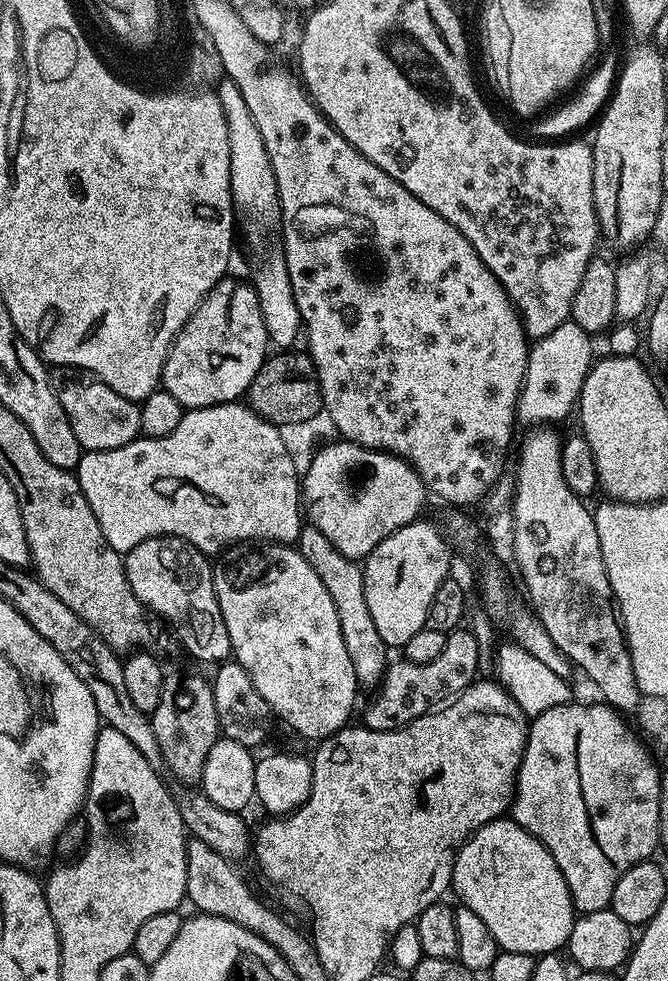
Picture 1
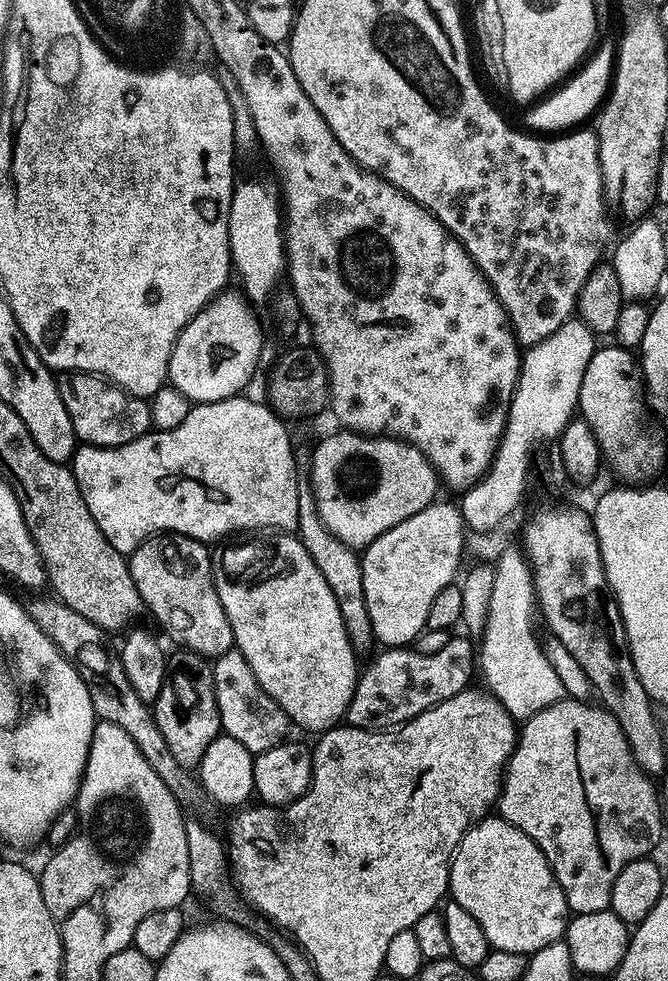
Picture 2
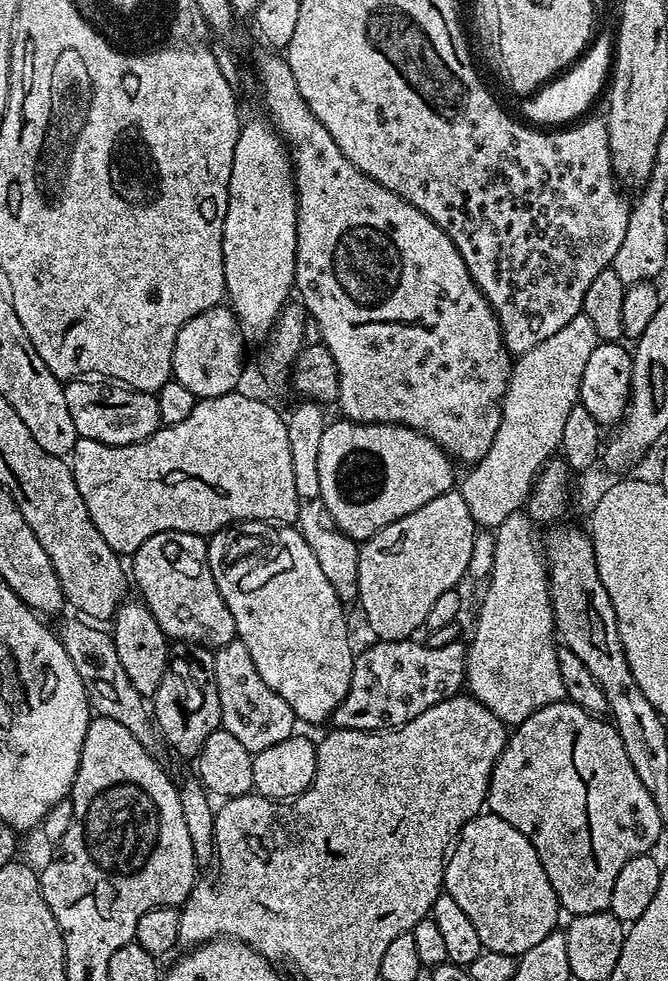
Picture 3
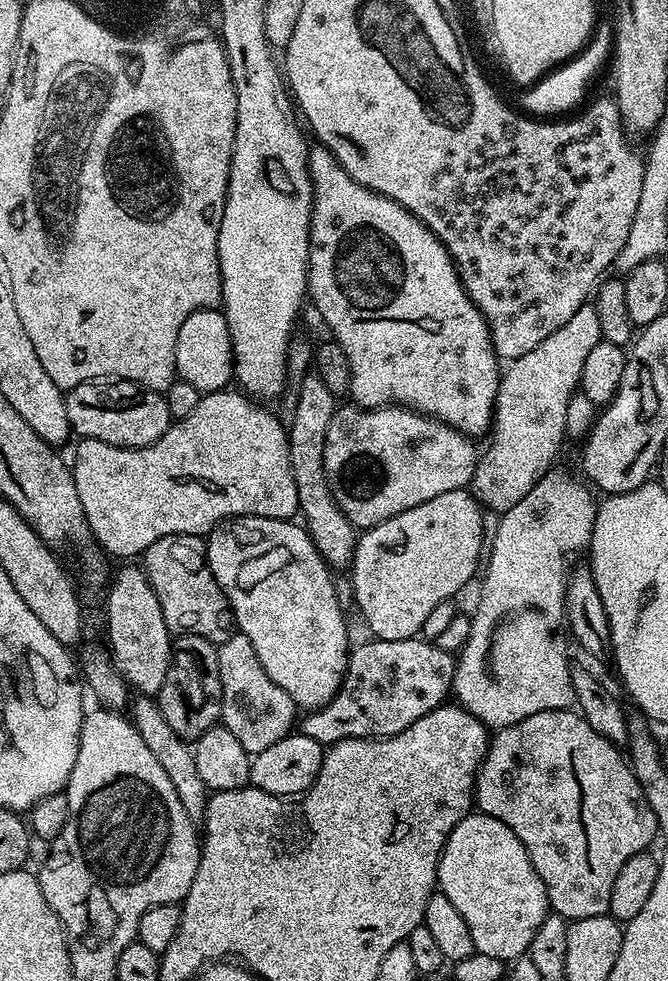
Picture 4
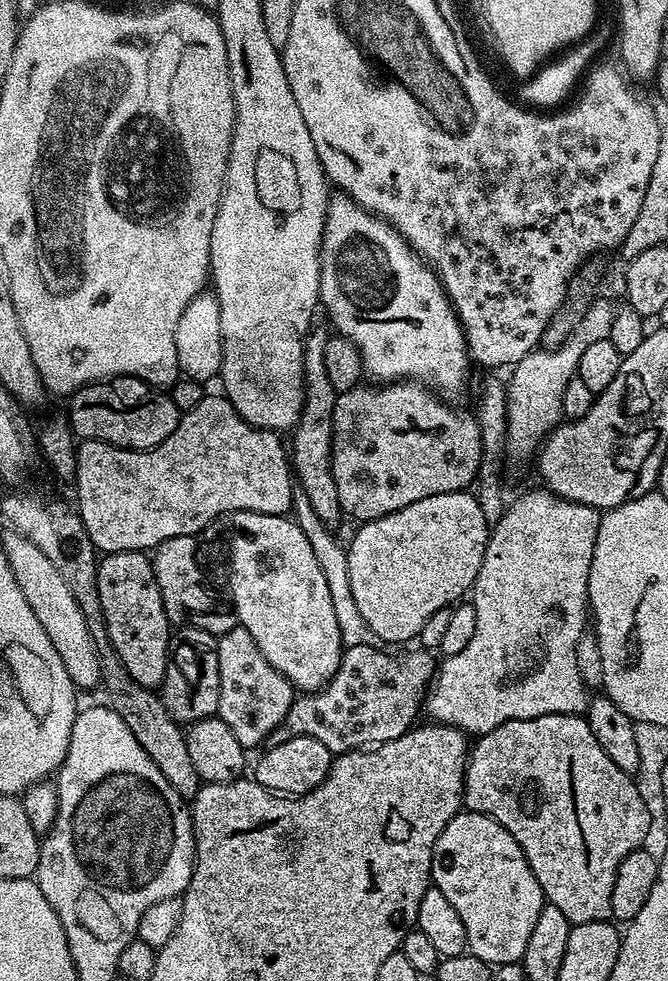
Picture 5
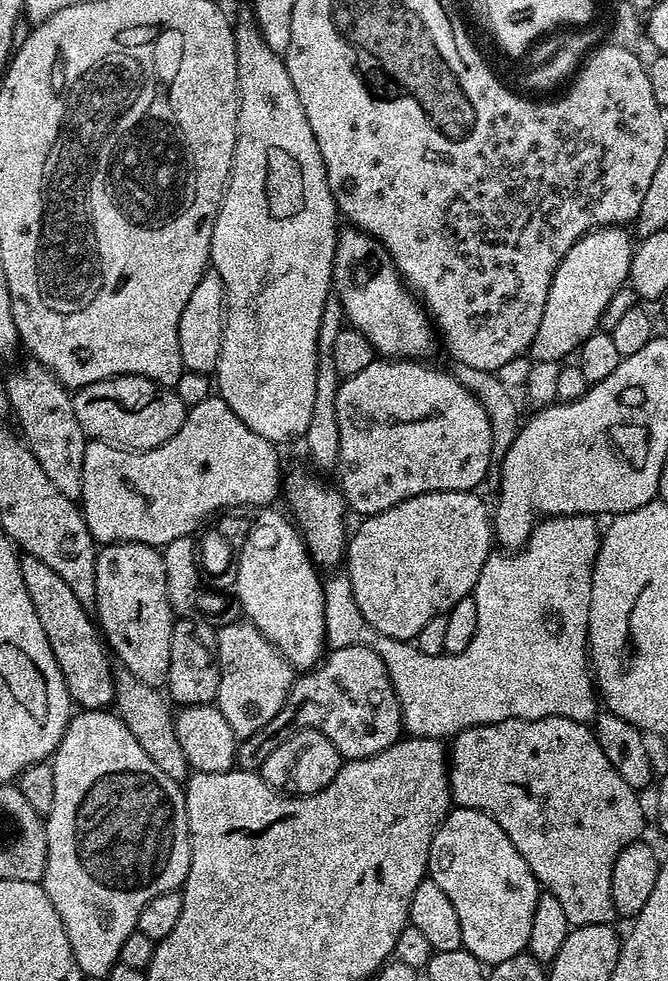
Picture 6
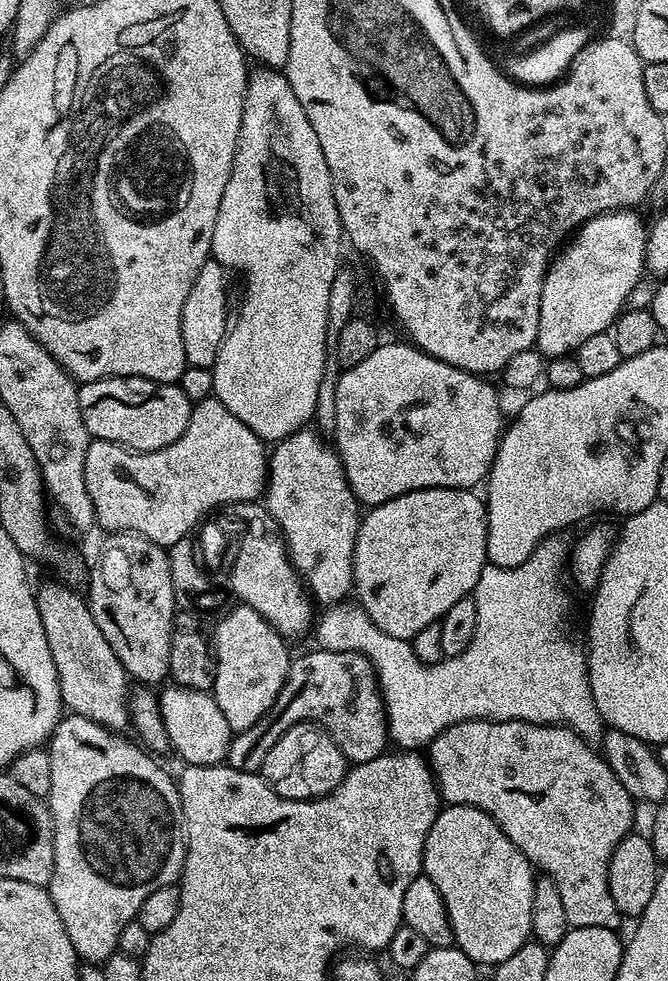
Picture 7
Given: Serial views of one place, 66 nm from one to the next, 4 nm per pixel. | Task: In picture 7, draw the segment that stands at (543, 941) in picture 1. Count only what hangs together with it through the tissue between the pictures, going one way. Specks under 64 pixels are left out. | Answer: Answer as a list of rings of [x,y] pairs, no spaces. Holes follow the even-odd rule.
[[[461,804],[441,807],[434,826],[430,826],[430,834],[426,834],[422,872],[438,886],[438,894],[442,894],[455,947],[461,948],[477,965],[500,965],[530,940],[537,881],[532,863],[482,810]]]

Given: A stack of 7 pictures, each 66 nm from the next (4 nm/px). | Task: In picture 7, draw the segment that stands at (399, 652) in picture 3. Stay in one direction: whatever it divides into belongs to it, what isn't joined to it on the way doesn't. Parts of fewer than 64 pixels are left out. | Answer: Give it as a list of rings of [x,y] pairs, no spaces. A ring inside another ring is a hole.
[[[311,650],[305,656],[300,656],[291,661],[286,674],[286,682],[268,713],[250,730],[242,730],[235,733],[228,747],[227,767],[243,772],[259,773],[266,762],[266,754],[270,754],[270,746],[286,734],[295,724],[315,724],[323,728],[333,742],[340,747],[345,760],[352,764],[370,762],[376,756],[385,751],[384,743],[389,743],[388,715],[384,712],[384,700],[380,696],[380,685],[376,683],[376,671],[372,669],[372,663],[358,652],[325,652],[323,650]]]

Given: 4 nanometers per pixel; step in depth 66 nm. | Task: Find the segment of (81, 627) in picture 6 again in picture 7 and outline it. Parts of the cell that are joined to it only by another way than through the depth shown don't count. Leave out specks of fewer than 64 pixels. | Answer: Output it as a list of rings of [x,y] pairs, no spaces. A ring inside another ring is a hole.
[[[63,582],[44,584],[35,589],[38,614],[42,618],[42,630],[46,630],[46,642],[50,642],[50,658],[54,658],[54,666],[58,674],[58,686],[63,707],[73,716],[90,718],[109,732],[123,733],[129,727],[128,693],[130,677],[122,666],[118,654],[110,650],[110,642],[102,638],[102,630],[98,630],[98,622],[94,622],[94,614],[88,609],[88,601],[79,591],[73,590]]]

